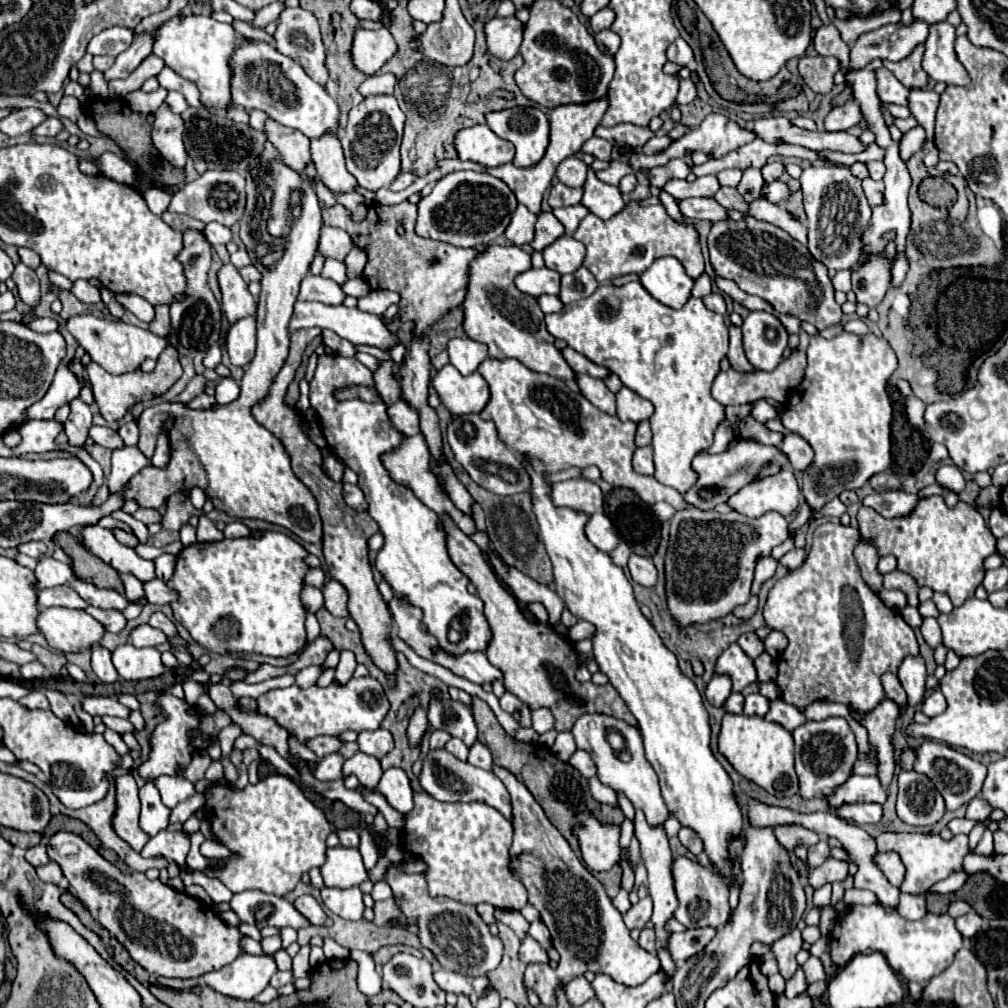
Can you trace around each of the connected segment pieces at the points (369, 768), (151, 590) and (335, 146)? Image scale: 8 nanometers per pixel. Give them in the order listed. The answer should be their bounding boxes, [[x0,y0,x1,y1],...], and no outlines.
[[344,751,382,791],[144,579,176,605],[310,133,356,195]]

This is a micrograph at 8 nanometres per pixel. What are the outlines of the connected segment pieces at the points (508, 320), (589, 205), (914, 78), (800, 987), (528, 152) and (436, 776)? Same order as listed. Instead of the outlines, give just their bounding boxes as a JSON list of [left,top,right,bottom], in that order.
[[462,243,574,379],[582,171,624,219],[882,45,928,89],[784,969,806,999],[486,107,548,165],[420,749,510,819]]

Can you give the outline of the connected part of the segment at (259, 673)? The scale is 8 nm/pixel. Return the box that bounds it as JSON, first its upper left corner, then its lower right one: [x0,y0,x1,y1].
[246,663,284,683]

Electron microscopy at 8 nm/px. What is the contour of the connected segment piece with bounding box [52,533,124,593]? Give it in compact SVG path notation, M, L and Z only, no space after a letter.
M56 533L52 543L56 547L62 547L64 553L72 559L72 569L74 569L76 577L80 577L82 581L88 581L100 589L114 589L118 593L124 593L124 587L122 587L122 581L120 581L116 569L106 565L98 557L90 555L74 535Z

